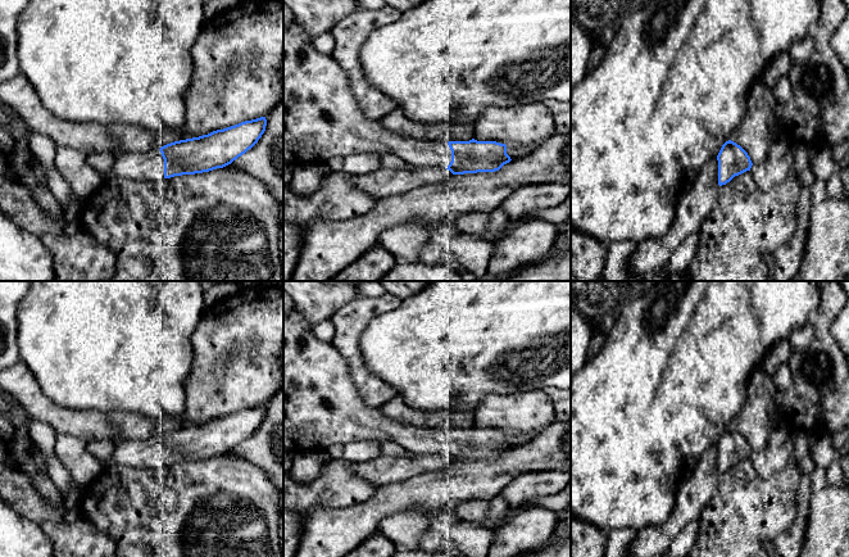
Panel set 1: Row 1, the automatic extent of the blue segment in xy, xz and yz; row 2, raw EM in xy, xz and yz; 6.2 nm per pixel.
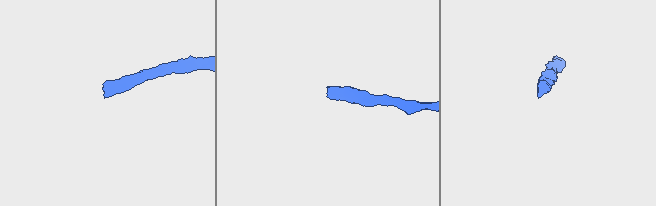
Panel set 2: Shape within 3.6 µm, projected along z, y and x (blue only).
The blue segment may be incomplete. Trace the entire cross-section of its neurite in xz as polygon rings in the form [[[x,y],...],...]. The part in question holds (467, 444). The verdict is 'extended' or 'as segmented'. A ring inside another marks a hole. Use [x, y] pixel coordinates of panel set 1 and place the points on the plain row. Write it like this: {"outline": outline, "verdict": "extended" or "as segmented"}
{"outline": [[[294,305],[283,313],[283,448],[294,453],[326,450],[335,443],[387,440],[414,454],[440,454],[453,462],[495,459],[512,447],[496,429],[432,429],[400,424],[369,407],[351,381],[345,357],[313,332]]], "verdict": "extended"}

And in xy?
{"outline": [[[260,404],[147,440],[119,441],[114,444],[110,461],[103,467],[163,468],[223,456],[251,436],[265,413],[265,404]]], "verdict": "extended"}

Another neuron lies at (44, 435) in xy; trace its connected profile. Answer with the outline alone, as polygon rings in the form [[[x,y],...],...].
[[[32,418],[28,421],[28,429],[32,440],[46,456],[47,475],[65,498],[76,483],[73,475],[63,466],[55,453],[54,445],[58,434],[53,426]]]

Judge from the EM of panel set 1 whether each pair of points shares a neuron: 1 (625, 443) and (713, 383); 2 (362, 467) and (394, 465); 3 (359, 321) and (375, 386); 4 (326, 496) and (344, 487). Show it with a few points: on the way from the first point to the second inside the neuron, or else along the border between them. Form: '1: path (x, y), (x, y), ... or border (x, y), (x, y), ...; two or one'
1: path (647, 421), (684, 384), (691, 384); one
2: path (369, 467), (386, 467); one
3: path (352, 338), (352, 353), (358, 370); one
4: path (330, 492), (340, 487); one

